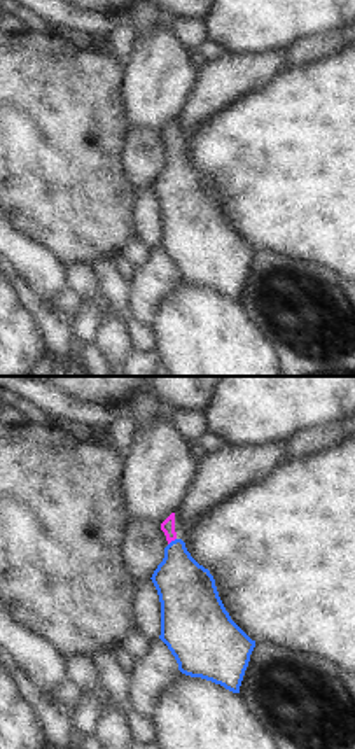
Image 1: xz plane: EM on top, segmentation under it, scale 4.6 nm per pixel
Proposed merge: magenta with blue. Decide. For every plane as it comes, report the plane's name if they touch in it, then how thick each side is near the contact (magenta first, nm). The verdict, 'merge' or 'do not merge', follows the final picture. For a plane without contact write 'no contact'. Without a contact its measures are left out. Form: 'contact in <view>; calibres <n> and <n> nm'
contact in xz; calibres 60 and 260 nm

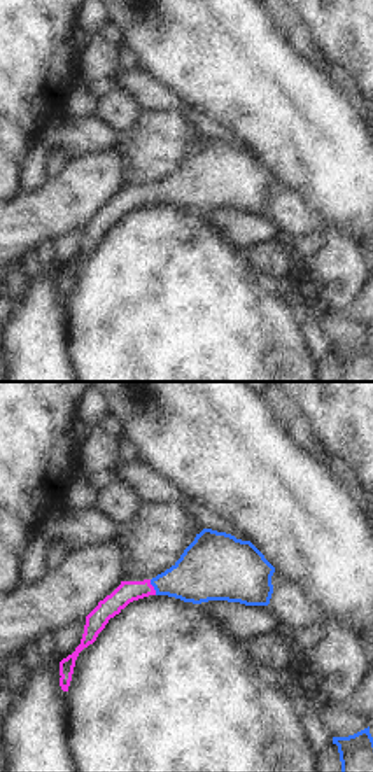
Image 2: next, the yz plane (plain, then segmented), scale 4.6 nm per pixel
contact in yz; calibres 100 and 260 nm

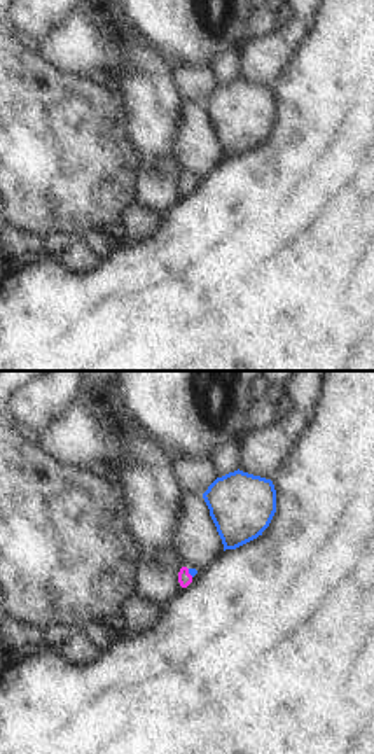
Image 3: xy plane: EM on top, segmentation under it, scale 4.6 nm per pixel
contact in xy; calibres 60 and 40 nm

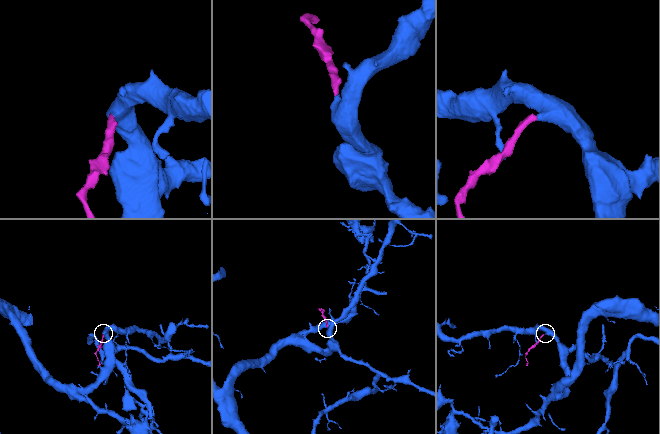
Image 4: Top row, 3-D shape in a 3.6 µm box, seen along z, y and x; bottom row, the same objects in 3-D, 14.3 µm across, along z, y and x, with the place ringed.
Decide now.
merge

